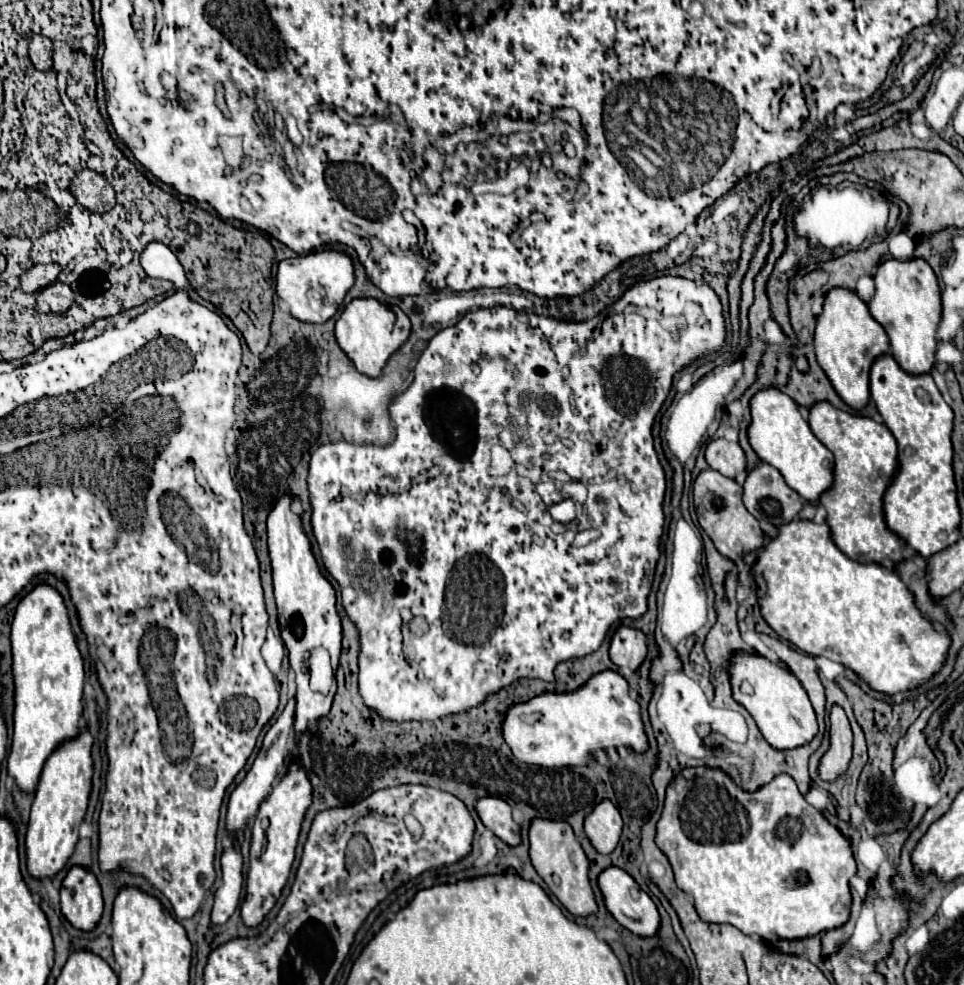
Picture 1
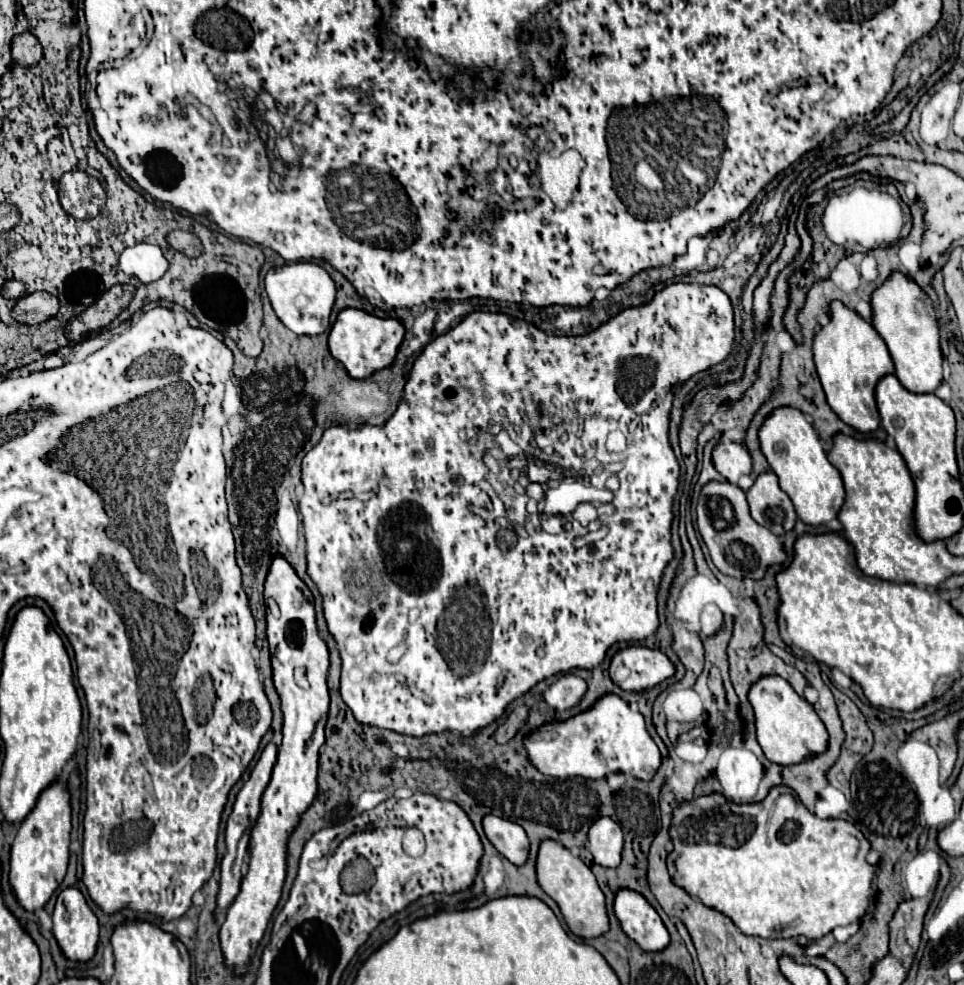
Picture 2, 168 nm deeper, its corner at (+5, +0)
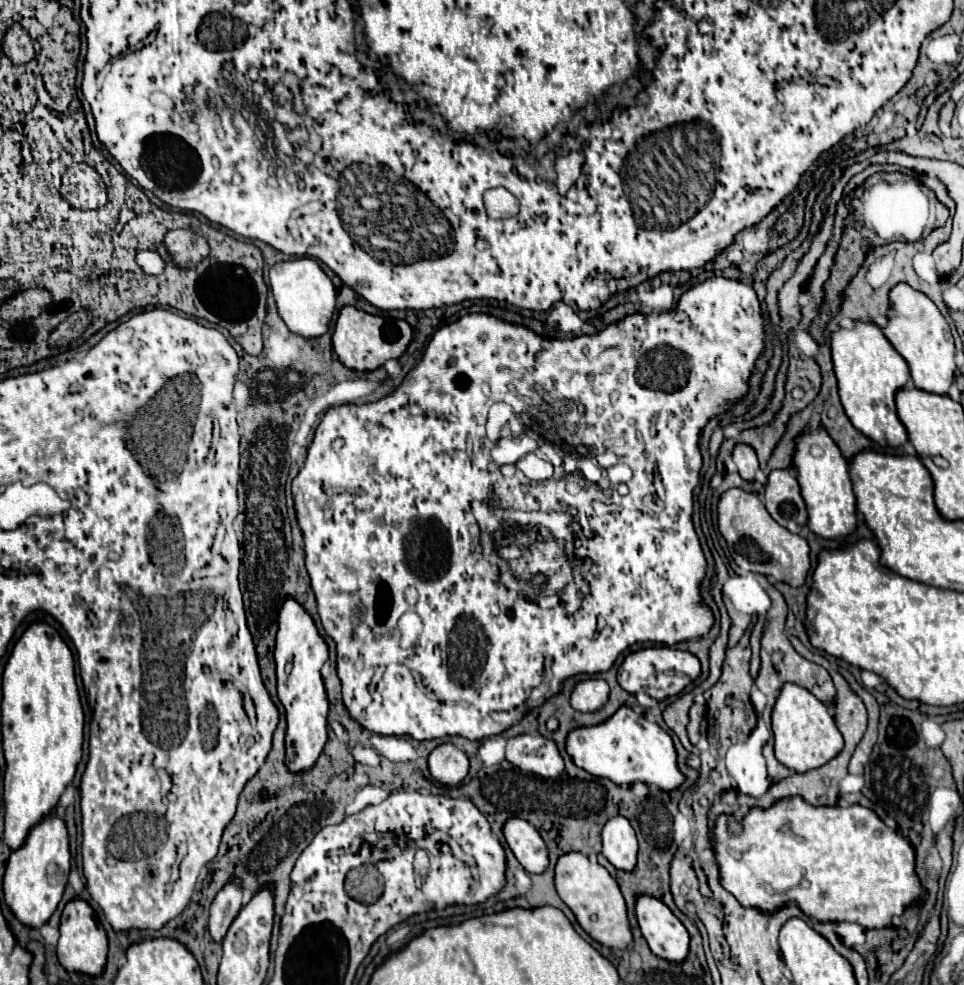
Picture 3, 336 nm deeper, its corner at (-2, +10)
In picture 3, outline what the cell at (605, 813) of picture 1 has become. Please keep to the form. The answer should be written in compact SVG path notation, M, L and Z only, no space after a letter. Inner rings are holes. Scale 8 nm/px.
M622 815L608 819L602 829L602 855L616 867L632 871L636 865L638 841L630 821Z

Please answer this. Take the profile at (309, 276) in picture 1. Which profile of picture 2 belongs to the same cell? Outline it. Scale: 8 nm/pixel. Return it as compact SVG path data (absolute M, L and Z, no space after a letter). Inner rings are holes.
M299 261L275 267L265 275L265 291L279 321L295 335L319 335L327 331L331 307L335 303L335 283L321 265Z

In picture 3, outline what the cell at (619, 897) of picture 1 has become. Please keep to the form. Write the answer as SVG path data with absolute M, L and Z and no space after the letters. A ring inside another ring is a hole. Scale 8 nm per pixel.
M636 897L636 919L654 955L666 961L684 961L688 931L680 919L656 897Z

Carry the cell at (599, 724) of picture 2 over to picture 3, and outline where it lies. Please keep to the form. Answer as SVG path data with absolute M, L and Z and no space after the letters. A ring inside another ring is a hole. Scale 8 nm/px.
M622 705L612 717L598 725L572 729L566 737L566 753L580 769L594 777L606 777L618 785L642 781L664 791L672 791L684 781L684 775L676 765L676 749L670 735L662 731L658 723L650 723L628 705Z

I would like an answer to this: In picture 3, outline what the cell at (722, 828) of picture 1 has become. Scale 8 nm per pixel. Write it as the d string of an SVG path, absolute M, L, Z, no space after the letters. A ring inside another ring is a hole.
M786 797L784 801L778 801L776 805L772 805L768 809L752 807L742 819L736 819L734 815L722 813L716 819L714 829L710 831L710 843L714 847L714 857L716 857L716 863L720 869L720 883L724 885L724 889L728 889L740 901L740 905L744 905L746 909L760 909L766 915L774 915L776 911L780 911L782 907L788 907L788 905L798 905L804 915L808 915L816 921L822 921L822 923L826 923L826 921L852 921L852 923L862 925L864 929L882 929L882 927L890 925L894 915L900 915L906 905L918 901L918 897L922 895L922 885L914 873L914 849L912 849L912 845L898 831L888 829L884 825L884 821L878 819L878 815L874 811L860 807L860 805L850 805L846 809L838 807L838 805L814 807L814 805L808 805L802 797Z

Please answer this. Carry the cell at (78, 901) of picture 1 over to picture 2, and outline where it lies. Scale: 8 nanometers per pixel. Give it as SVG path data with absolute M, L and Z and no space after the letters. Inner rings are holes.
M77 887L63 889L61 895L57 897L55 911L53 911L53 935L59 943L61 953L67 959L81 961L81 963L87 963L93 959L93 955L97 951L97 943L99 943L99 923L97 923L97 917L93 915L93 911L89 909L83 893Z

